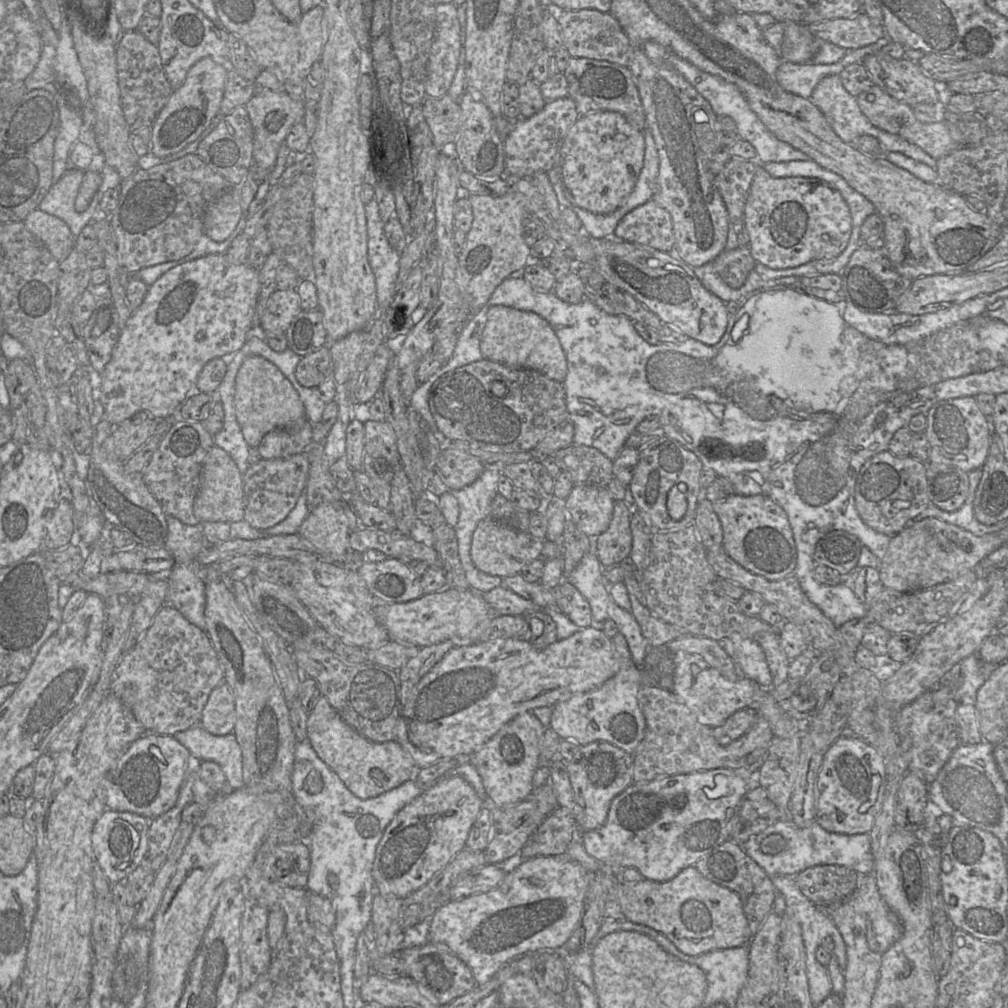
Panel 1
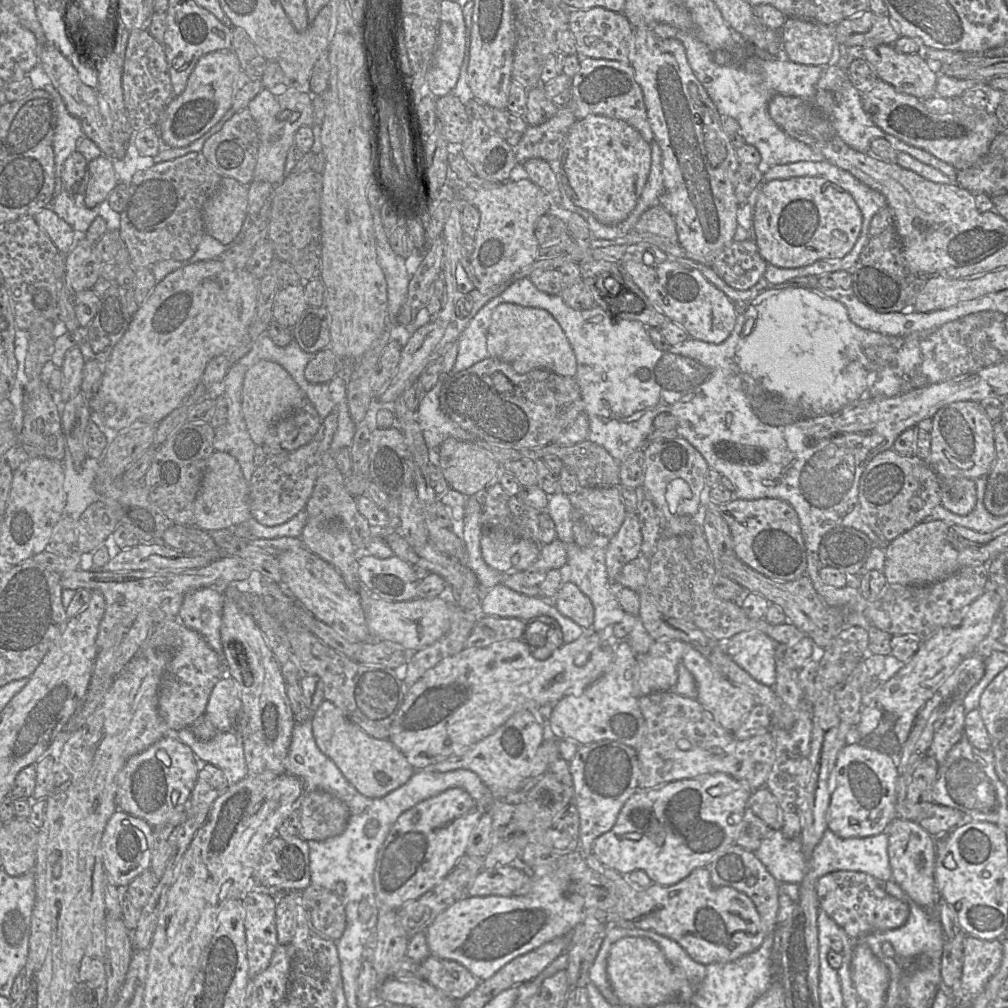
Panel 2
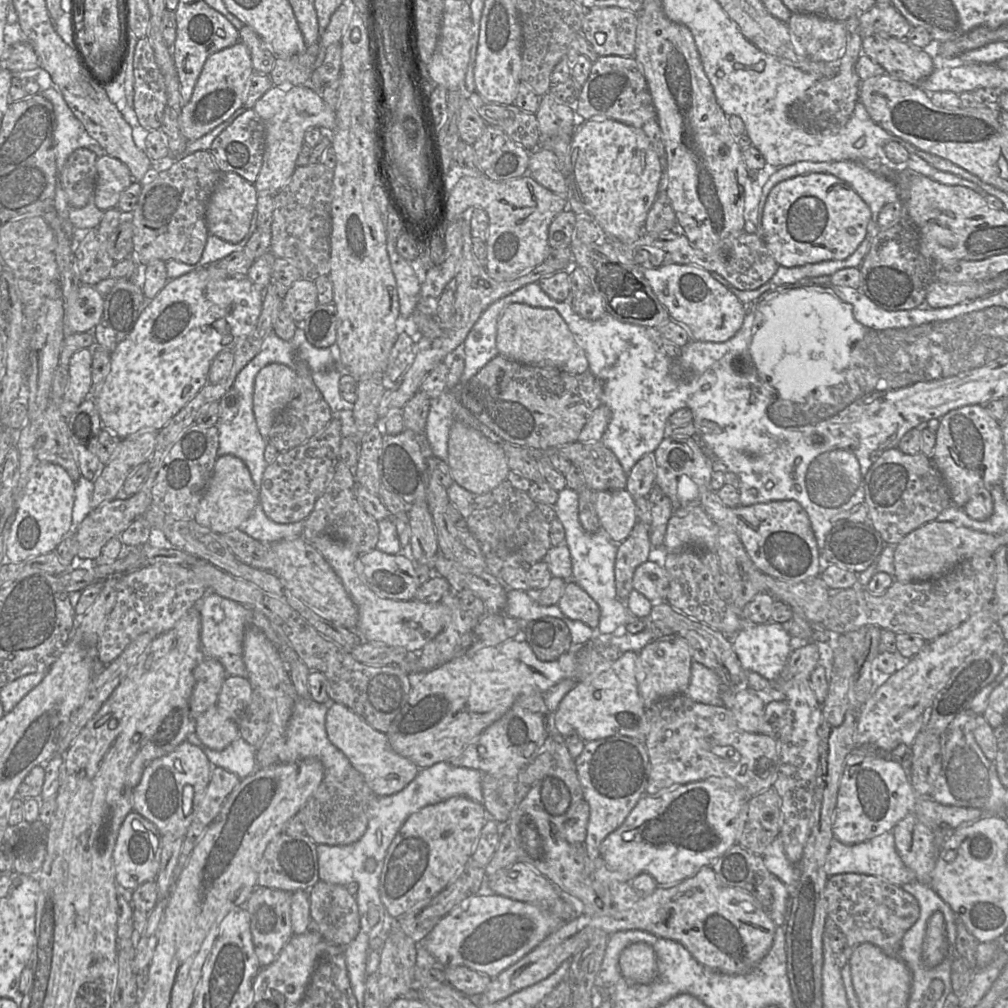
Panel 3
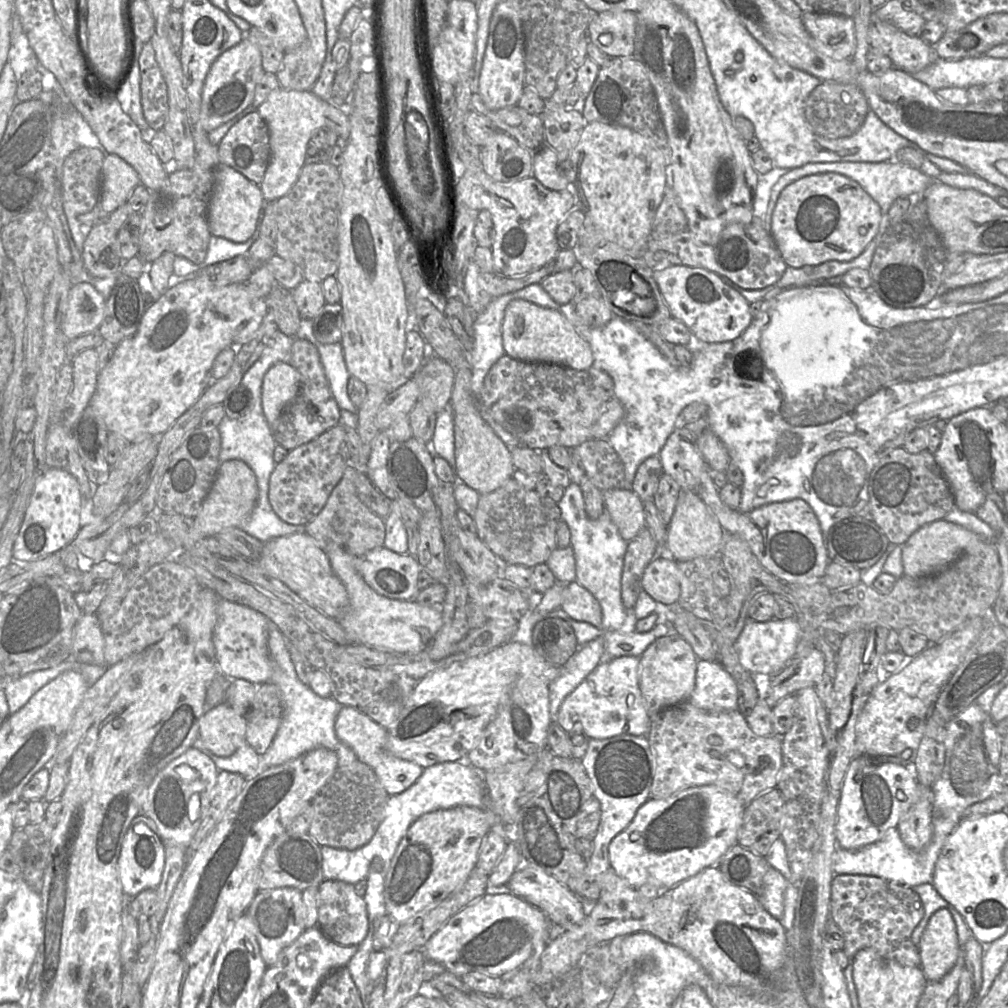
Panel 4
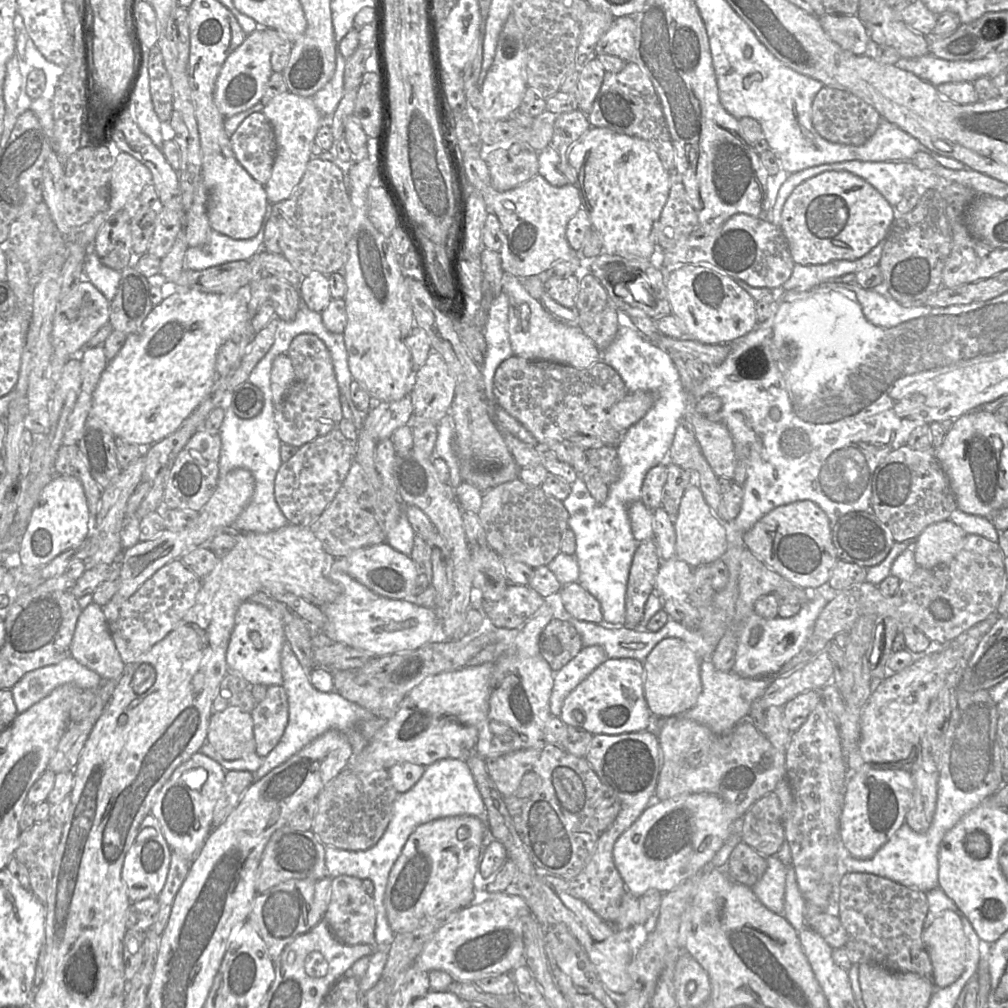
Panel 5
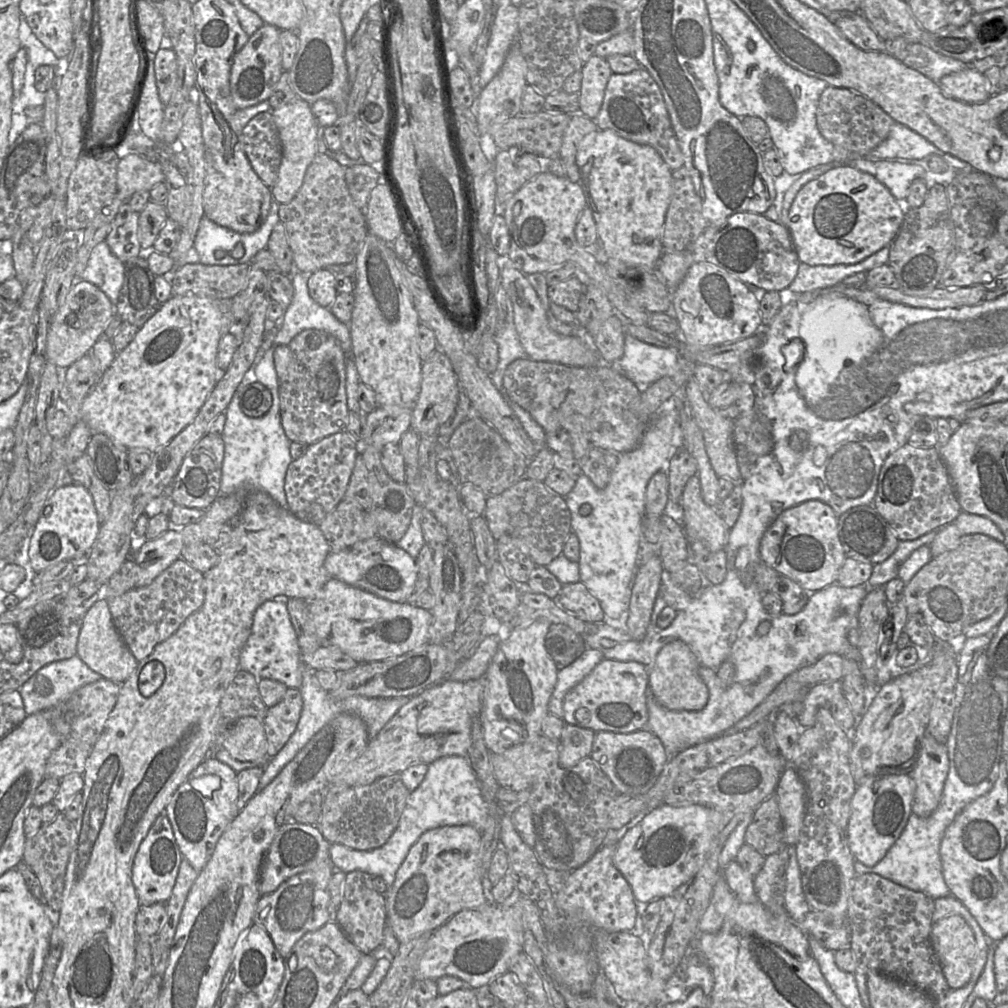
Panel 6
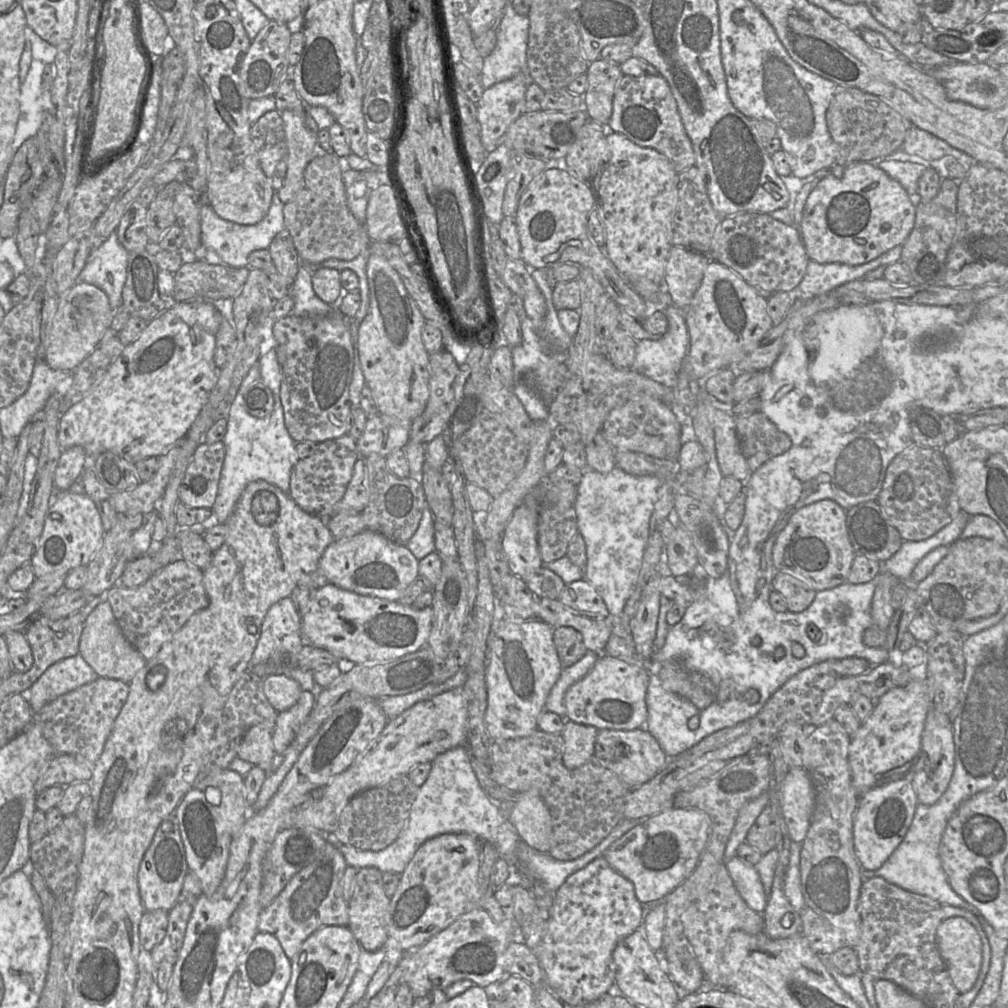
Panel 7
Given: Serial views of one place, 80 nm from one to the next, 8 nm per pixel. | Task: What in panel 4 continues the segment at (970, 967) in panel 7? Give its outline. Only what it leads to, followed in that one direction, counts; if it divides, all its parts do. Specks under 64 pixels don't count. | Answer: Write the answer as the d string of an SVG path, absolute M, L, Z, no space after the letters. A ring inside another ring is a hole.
M941 908L930 918L918 945L921 969L928 982L938 982L955 966L960 954L955 921L949 910Z

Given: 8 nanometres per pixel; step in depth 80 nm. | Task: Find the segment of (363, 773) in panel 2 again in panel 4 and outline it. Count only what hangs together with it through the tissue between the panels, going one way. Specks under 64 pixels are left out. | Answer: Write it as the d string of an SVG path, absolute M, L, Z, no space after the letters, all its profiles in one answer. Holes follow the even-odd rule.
M342 706L336 717L335 733L342 743L353 750L361 762L373 769L381 785L390 796L400 794L408 789L423 773L423 767L415 762L391 754L386 748L387 729L353 707Z

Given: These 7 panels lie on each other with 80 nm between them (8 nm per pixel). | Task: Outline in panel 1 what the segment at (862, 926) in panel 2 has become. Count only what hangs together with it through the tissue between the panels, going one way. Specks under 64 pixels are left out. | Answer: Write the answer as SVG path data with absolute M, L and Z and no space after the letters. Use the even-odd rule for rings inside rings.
M837 865L810 867L794 877L802 894L818 907L847 900L857 887L858 873Z

